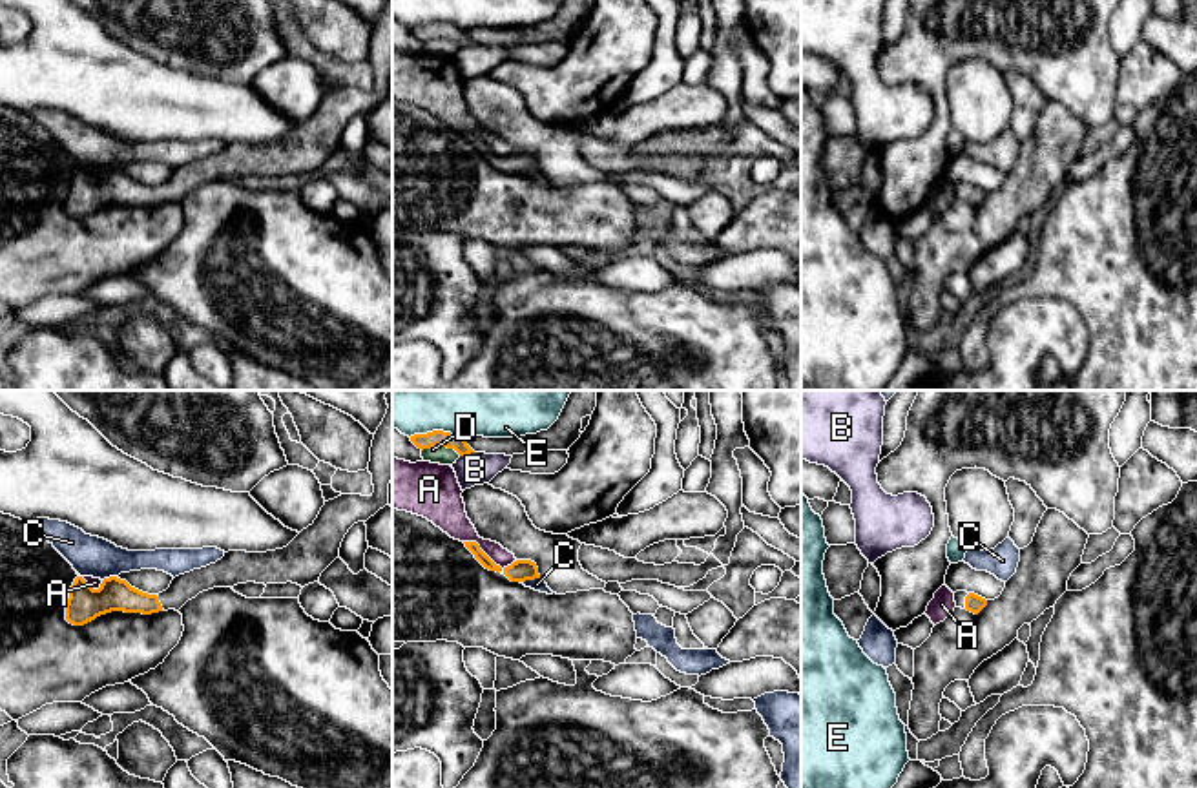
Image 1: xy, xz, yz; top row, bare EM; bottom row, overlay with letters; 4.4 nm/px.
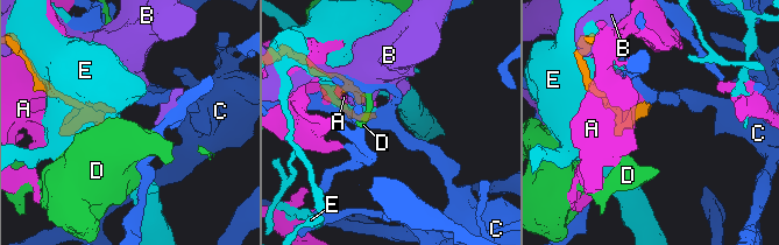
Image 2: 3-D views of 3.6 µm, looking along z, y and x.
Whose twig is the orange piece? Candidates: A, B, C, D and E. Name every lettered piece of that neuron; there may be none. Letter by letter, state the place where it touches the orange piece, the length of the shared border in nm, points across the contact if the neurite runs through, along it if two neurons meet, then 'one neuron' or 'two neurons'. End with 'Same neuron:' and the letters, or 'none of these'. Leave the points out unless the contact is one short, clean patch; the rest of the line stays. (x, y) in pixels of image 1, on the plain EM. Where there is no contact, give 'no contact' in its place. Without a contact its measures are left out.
A: xz (489, 150) | 260 nm | two neurons
B: xz (466, 46) | 70 nm | two neurons
C: xz (530, 170) | 90 nm | two neurons
D: xz (442, 35) | 180 nm | two neurons
E: xz (437, 22) | 240 nm | two neurons
Same neuron: none of these

